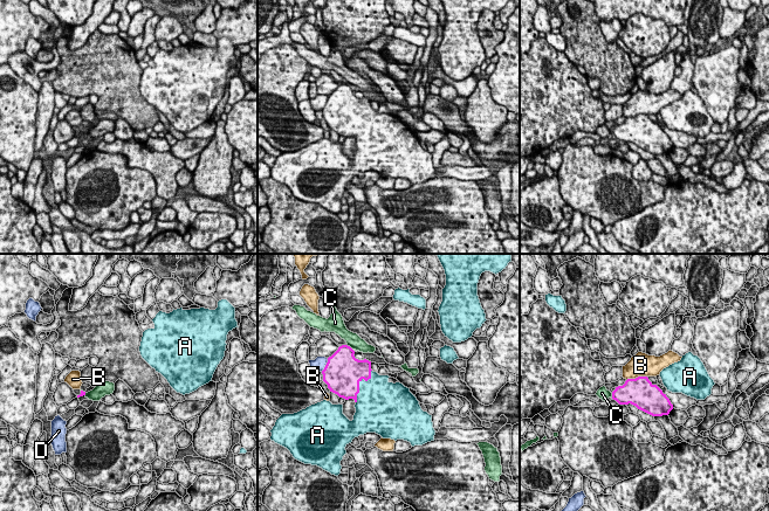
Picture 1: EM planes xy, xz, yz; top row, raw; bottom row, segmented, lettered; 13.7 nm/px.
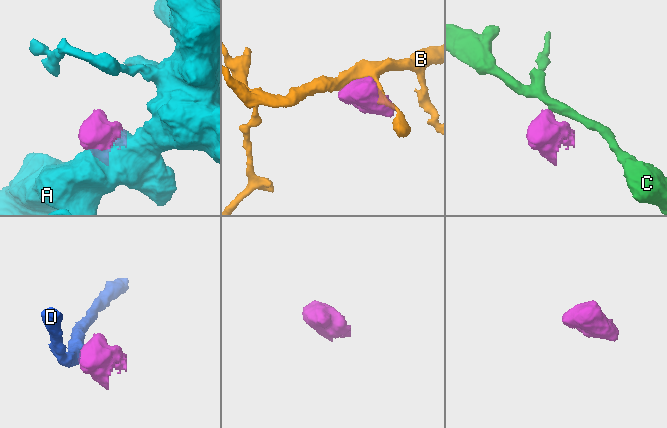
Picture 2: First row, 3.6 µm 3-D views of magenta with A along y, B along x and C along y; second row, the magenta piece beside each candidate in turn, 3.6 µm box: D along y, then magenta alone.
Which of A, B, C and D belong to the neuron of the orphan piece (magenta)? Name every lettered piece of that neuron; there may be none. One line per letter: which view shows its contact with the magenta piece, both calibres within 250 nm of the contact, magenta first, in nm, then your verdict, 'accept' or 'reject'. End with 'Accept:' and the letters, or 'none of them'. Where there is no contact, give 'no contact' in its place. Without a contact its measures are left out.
A: xz | 480/400 nm | accept
B: yz | 400/320 nm | reject
C: xz | 380/200 nm | reject
D: xz | 500/190 nm | reject
Accept: A

